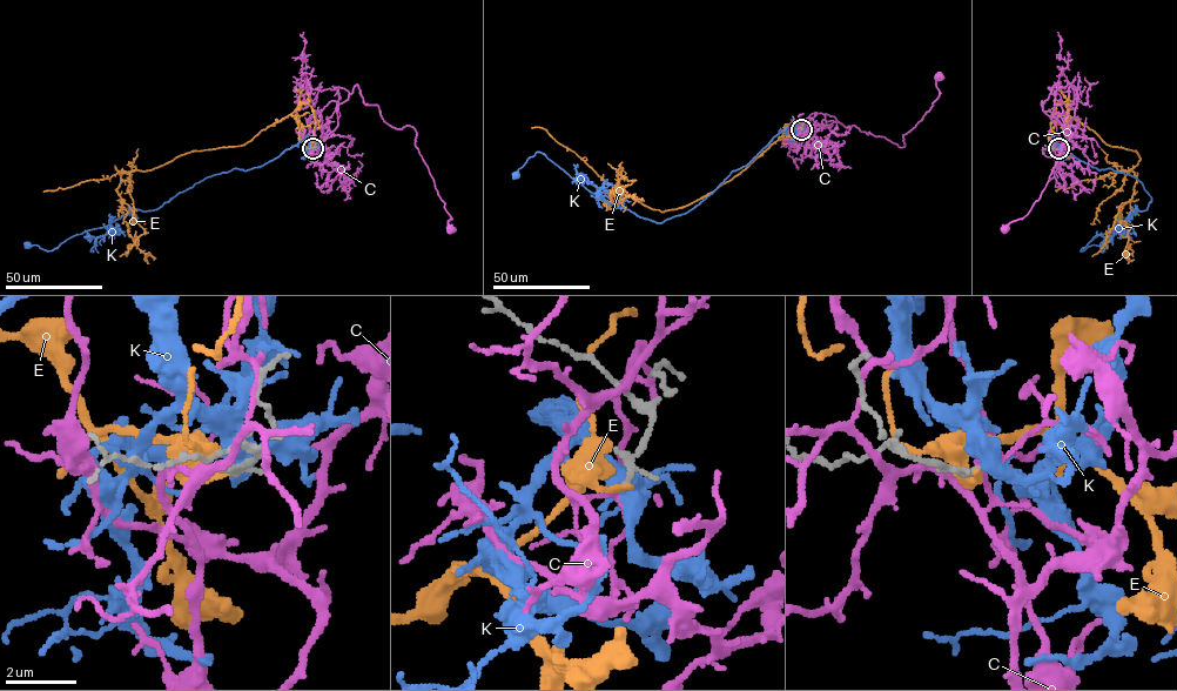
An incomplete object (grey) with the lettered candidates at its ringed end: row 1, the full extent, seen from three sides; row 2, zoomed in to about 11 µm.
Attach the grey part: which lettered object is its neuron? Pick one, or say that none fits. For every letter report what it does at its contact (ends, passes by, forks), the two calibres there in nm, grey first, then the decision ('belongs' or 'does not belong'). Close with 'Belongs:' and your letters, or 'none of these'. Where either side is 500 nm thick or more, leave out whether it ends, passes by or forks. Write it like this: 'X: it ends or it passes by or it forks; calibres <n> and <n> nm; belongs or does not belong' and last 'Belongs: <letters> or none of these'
C: it passes by; calibres 130 and 100 nm; does not belong
E: it ends; calibres 130 and 180 nm; does not belong
K: it passes by; calibres 110 and 480 nm; does not belong
Belongs: none of these

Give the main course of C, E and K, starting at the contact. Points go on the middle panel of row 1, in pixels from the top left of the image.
C: (801, 129), (808, 138), (825, 127), (826, 114), (903, 147), (903, 135), (939, 95), (939, 76)
E: (801, 129), (780, 138), (714, 190), (661, 212), (626, 195), (605, 206), (632, 181), (607, 163)
K: (801, 129), (798, 126), (788, 126), (694, 206), (660, 222), (610, 203), (540, 152), (530, 156), (512, 179)

